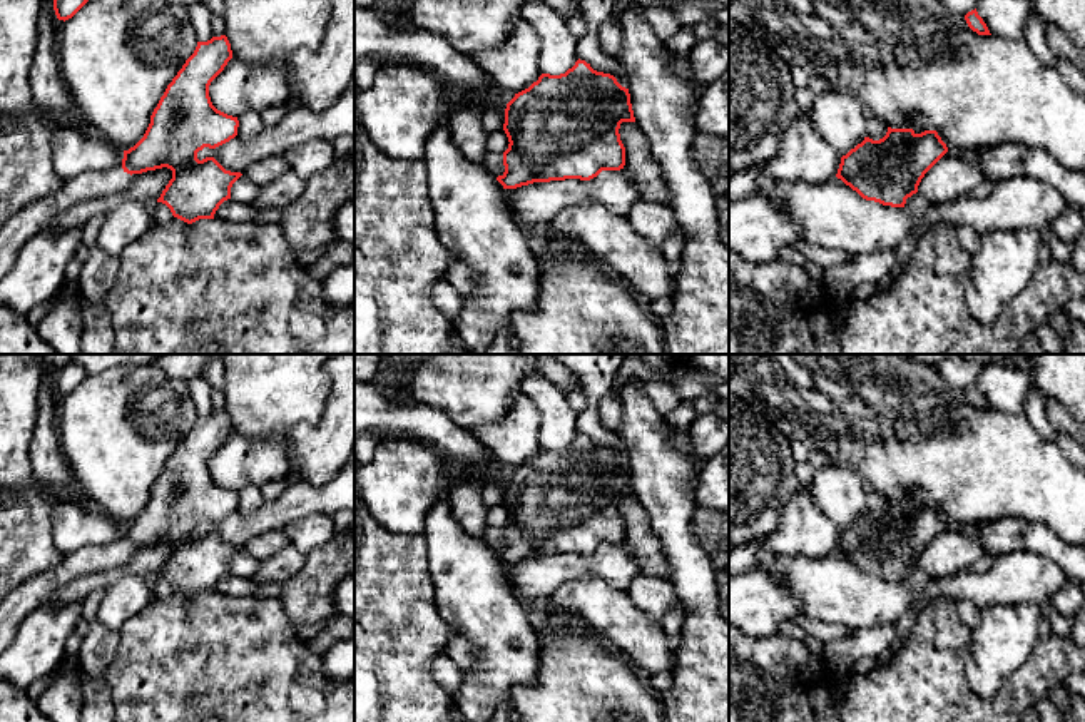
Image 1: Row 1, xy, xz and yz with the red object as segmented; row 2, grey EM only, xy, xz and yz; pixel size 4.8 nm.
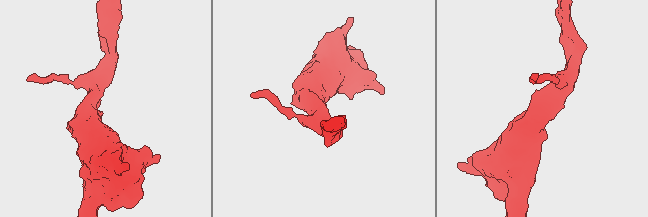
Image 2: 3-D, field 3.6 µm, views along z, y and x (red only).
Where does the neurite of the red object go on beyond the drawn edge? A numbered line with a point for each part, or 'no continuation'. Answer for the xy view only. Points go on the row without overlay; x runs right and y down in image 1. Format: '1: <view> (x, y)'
1: xy (32, 594)

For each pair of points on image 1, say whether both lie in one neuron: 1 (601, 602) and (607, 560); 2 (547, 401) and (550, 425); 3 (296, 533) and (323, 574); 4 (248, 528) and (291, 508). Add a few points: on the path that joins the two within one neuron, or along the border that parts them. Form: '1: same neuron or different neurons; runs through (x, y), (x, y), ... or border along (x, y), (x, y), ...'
1: different neurons; border along (565, 582), (602, 579), (626, 590)
2: same neuron; runs through (550, 406), (550, 420)
3: different neurons; border along (331, 518), (331, 535), (306, 557)
4: same neuron; runs through (258, 522), (281, 512)

